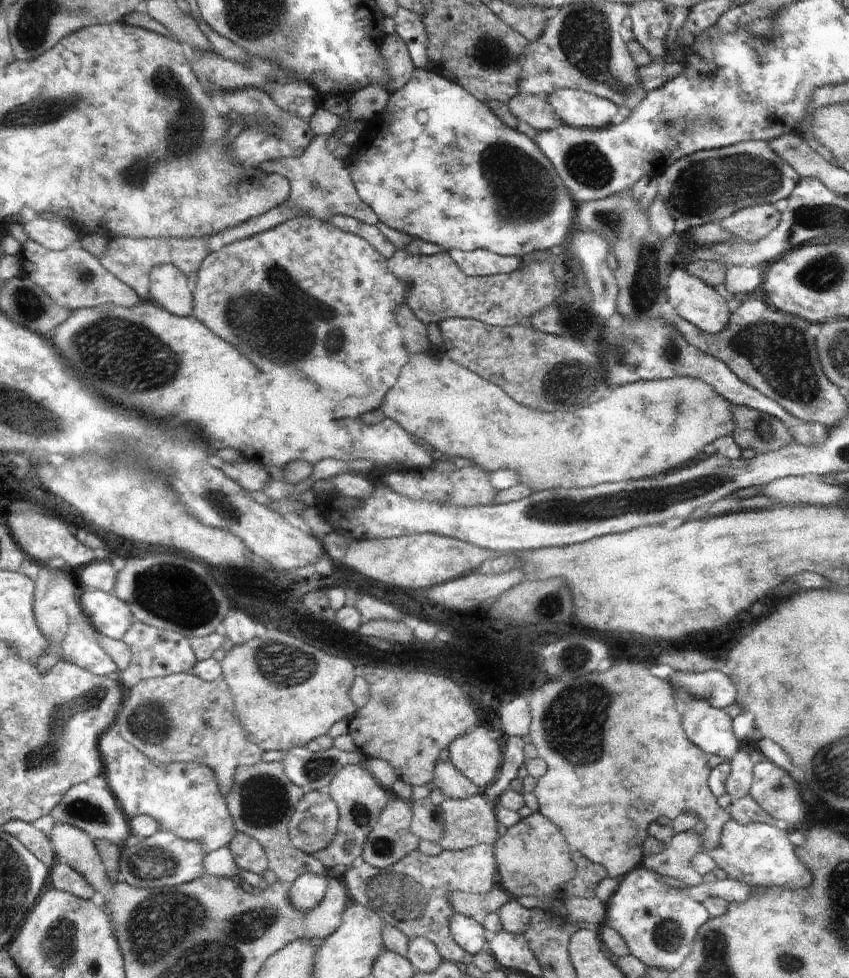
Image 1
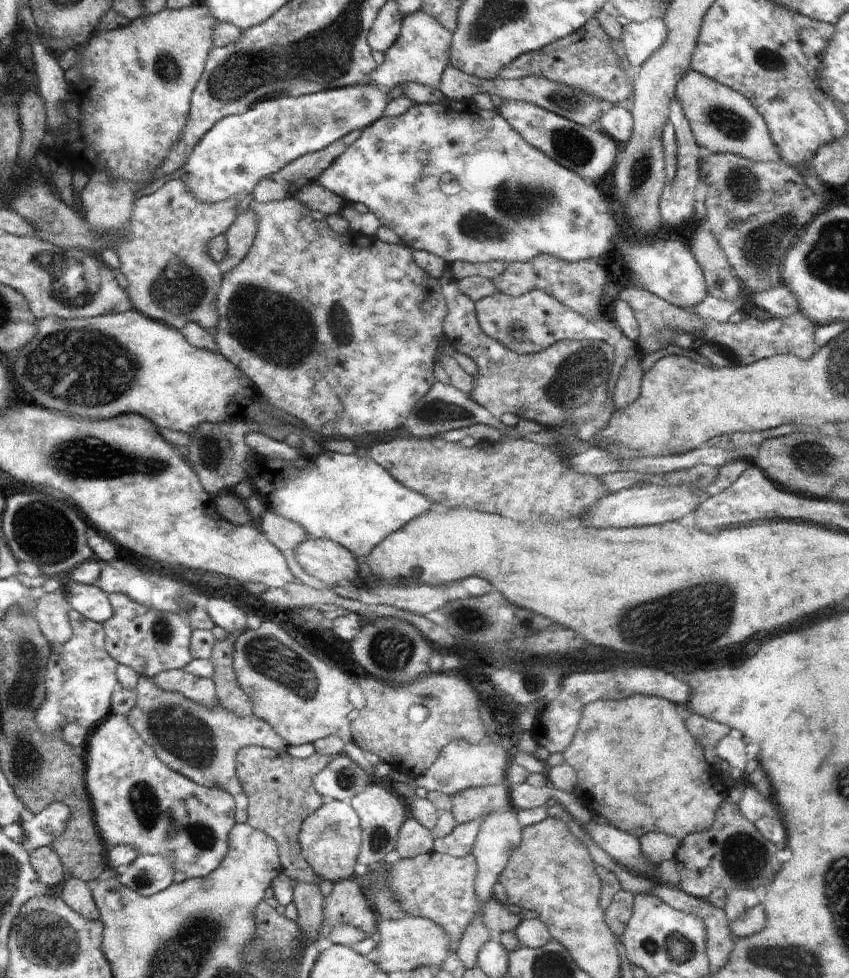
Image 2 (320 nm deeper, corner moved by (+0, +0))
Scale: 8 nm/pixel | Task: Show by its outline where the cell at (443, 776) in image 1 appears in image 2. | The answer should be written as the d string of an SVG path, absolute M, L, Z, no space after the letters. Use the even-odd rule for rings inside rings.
M500 786L476 787L464 789L451 797L453 804L451 813L458 824L482 819L490 813L498 811L500 806L508 802L506 788Z

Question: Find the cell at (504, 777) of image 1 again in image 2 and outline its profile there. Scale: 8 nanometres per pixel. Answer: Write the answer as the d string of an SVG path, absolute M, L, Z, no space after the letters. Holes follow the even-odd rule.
M485 818L458 824L448 836L437 837L434 842L434 852L457 859L472 855L473 844Z

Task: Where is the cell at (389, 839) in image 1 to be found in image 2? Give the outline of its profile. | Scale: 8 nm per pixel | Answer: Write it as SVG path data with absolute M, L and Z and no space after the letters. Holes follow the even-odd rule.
M412 817L401 827L396 850L402 859L411 859L419 854L432 852L434 842L428 828L419 819Z

